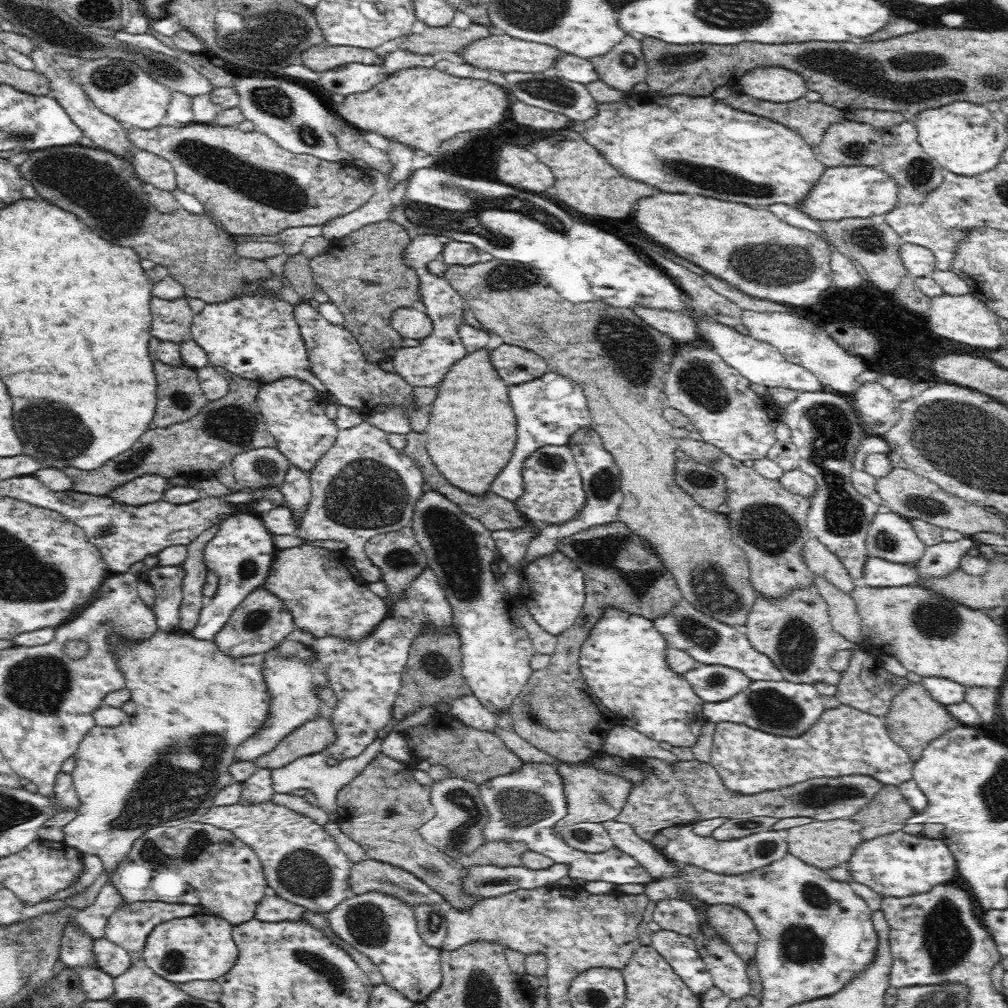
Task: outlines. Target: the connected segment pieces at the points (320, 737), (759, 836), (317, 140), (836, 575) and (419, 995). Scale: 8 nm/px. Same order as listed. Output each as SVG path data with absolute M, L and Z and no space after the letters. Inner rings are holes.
M329 715L316 716L316 719L308 720L300 728L288 733L268 754L263 754L254 761L258 768L274 771L297 758L324 753L335 738L336 731Z
M678 826L678 834L670 839L660 850L666 859L678 863L692 864L693 867L704 868L706 871L717 872L720 875L744 875L744 872L756 871L756 868L767 866L775 860L780 860L789 853L786 830L774 828L755 832L736 840L716 840L712 835L698 836L692 832L692 826Z
M240 76L236 80L237 84L233 88L239 95L238 108L242 111L244 120L252 122L254 131L269 136L294 154L311 154L330 162L349 162L355 158L336 145L336 139L326 127L331 110L324 106L316 92L310 92L306 86L278 78Z
M810 540L810 544L806 546L803 551L804 563L813 575L820 575L842 592L849 593L857 582L849 576L846 567L835 553L828 551L822 544L816 548L816 544L816 540Z
M372 891L353 894L327 913L332 930L364 952L383 975L388 987L404 994L412 1003L425 1003L442 982L441 950L424 943L414 916L414 908L396 896Z

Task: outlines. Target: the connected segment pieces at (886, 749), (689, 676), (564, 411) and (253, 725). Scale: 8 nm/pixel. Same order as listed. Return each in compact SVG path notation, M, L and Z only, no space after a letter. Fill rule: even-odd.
M840 704L824 710L816 720L816 728L800 736L778 736L743 723L715 723L710 763L731 792L750 795L816 777L850 775L872 776L884 785L899 787L913 778L914 761L893 742L884 719Z
M704 663L685 672L683 677L703 702L711 703L728 700L754 682L737 668Z
M548 371L534 380L509 385L509 402L517 417L517 441L510 460L498 472L495 480L492 480L490 488L498 496L514 503L524 492L522 478L524 460L538 448L567 444L576 431L590 425L591 414L582 387L573 379L560 376L558 372Z
M265 586L259 587L255 591L250 592L243 602L235 608L233 613L229 616L228 622L224 625L220 632L216 633L213 640L200 640L192 636L190 632L185 635L180 635L175 632L165 633L164 631L157 630L157 632L148 639L148 642L142 644L128 644L127 646L118 646L118 666L124 672L127 678L126 686L131 693L131 700L136 704L136 714L128 715L124 722L113 727L105 727L96 725L91 728L86 736L80 741L74 757L75 767L71 772L73 784L77 795L80 799L80 806L78 806L77 815L62 827L63 844L77 848L79 851L85 852L92 856L98 856L102 861L103 870L107 875L107 881L99 892L96 902L91 906L80 911L75 917L75 922L79 924L79 928L83 930L88 936L92 938L102 938L104 936L105 924L108 922L108 917L112 913L126 904L123 896L116 891L115 886L111 882L111 876L115 868L125 859L128 854L128 830L142 830L146 832L148 829L156 827L177 827L183 822L200 822L200 817L206 814L210 808L214 806L214 796L218 792L233 782L229 768L233 763L233 756L237 747L246 739L251 738L256 732L262 728L264 720L268 714L268 704L270 704L270 697L268 697L268 687L264 682L263 669L264 669L264 655L271 649L278 648L280 643L286 639L290 632L294 632L297 627L293 622L291 614L287 608L284 607L283 600L277 598L275 594L269 592Z

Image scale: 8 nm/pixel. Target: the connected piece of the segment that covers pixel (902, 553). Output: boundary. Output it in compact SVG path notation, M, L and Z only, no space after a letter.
M891 511L873 517L866 538L868 556L906 564L918 560L926 548L908 519Z

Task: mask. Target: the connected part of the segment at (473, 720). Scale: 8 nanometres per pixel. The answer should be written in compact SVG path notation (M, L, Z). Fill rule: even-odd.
M473 694L462 695L458 699L454 699L451 704L451 714L466 726L475 726L491 733L496 728L495 714L486 709Z

